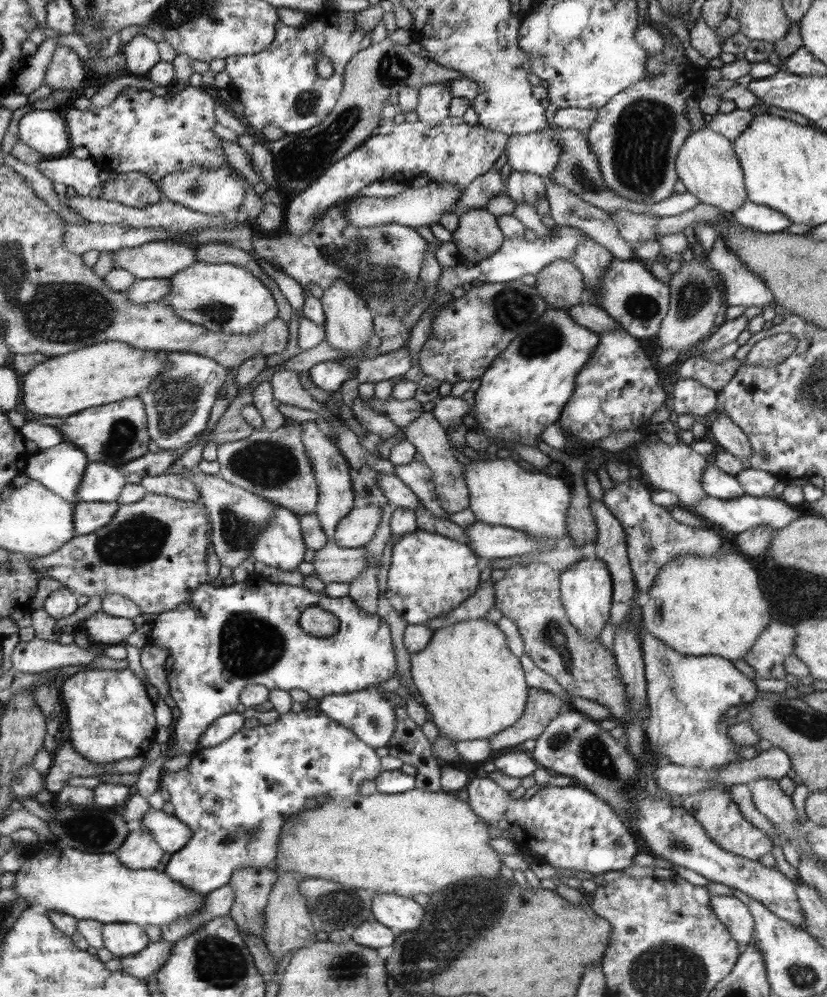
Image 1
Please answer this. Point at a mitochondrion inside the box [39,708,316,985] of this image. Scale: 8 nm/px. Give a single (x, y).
(101, 827)

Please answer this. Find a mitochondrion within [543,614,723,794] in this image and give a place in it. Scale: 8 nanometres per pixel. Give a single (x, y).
(598, 756)

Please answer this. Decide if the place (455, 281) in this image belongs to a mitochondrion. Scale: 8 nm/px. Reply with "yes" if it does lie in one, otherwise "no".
no

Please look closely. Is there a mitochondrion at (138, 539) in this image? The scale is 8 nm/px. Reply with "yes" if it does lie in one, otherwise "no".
yes

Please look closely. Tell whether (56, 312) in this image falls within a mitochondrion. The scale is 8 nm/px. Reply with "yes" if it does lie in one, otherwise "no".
yes

